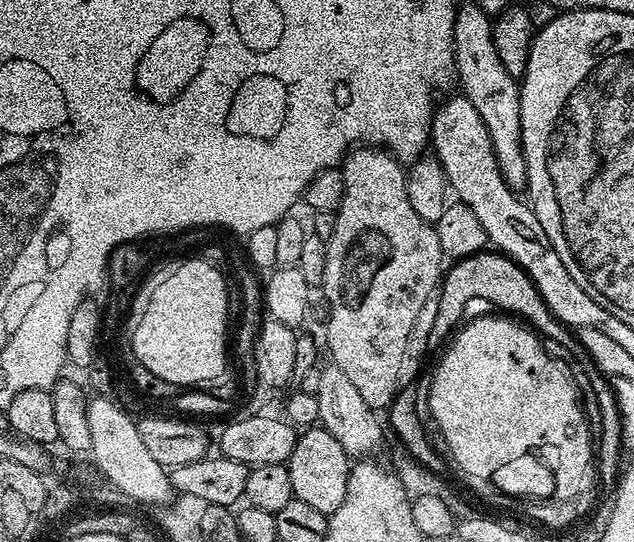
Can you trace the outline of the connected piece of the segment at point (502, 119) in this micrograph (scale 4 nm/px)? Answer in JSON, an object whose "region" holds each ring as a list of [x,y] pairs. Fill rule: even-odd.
{"region":[[[464,2],[456,9],[454,42],[459,91],[472,103],[474,110],[482,114],[482,122],[486,122],[486,130],[490,130],[490,142],[494,146],[502,178],[509,188],[523,189],[528,182],[528,171],[522,146],[520,86],[517,77],[502,66],[502,58],[498,58],[498,50],[494,50],[492,20],[476,3]]]}

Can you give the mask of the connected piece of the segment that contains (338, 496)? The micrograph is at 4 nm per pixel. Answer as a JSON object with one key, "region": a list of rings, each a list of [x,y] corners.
{"region":[[[322,426],[305,427],[296,437],[296,445],[287,465],[295,499],[306,502],[314,510],[322,510],[326,517],[336,512],[338,506],[342,506],[342,498],[346,498],[350,457],[346,450],[342,450],[334,434],[330,434]]]}

